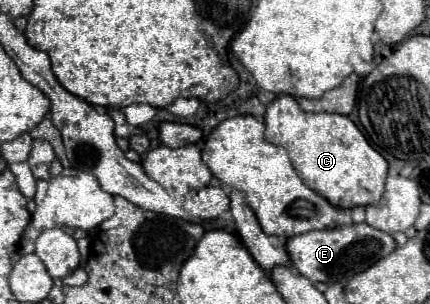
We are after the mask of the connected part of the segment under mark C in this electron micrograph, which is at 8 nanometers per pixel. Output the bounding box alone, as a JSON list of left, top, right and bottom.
[265,94,388,206]

